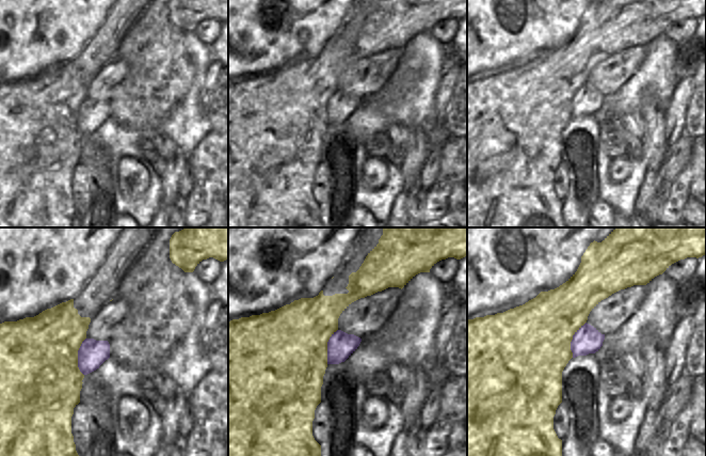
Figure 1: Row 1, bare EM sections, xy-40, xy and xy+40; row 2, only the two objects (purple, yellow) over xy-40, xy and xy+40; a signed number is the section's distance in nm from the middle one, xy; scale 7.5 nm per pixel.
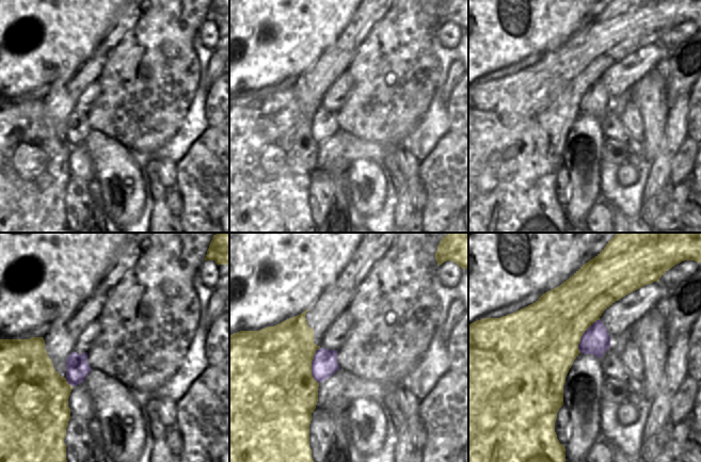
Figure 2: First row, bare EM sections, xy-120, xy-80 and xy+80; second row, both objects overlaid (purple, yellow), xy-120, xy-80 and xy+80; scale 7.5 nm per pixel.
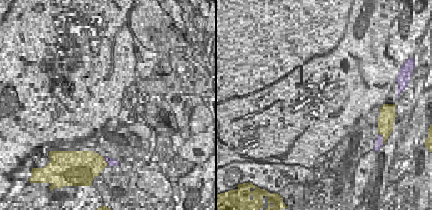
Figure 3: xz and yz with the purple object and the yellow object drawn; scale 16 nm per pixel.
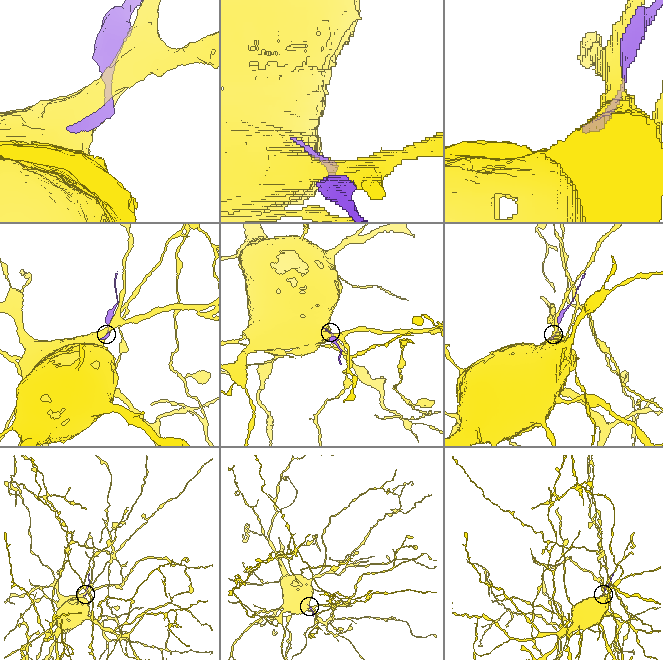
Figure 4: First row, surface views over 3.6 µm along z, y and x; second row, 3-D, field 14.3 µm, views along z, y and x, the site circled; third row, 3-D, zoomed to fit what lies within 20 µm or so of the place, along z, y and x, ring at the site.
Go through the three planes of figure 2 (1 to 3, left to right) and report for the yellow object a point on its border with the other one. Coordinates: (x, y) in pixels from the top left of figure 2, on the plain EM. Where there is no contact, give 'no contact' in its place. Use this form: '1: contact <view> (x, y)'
1: contact xy-120 (67, 142)
2: contact xy-80 (312, 126)
3: contact xy+80 (583, 96)

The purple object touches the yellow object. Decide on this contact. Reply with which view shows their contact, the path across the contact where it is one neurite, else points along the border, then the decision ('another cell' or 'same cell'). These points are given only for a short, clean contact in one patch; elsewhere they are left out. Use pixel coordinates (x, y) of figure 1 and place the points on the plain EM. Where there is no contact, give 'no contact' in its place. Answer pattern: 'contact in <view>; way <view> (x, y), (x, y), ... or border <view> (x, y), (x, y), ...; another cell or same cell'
contact in xy+40; another cell

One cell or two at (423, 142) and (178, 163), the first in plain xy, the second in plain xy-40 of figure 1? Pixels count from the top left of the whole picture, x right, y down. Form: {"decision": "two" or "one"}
{"decision": "one"}

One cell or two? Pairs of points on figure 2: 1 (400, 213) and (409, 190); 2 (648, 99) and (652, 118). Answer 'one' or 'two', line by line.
1: one
2: one

